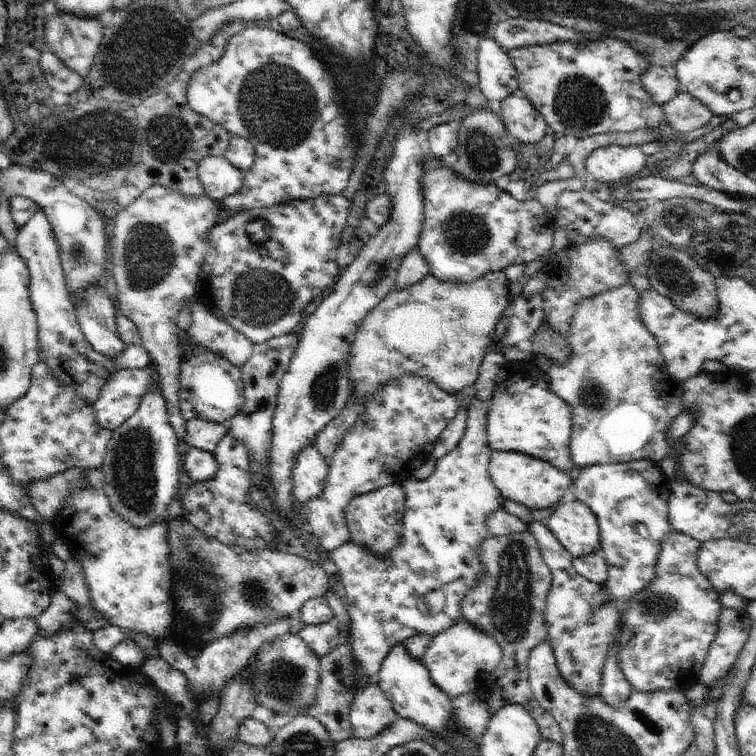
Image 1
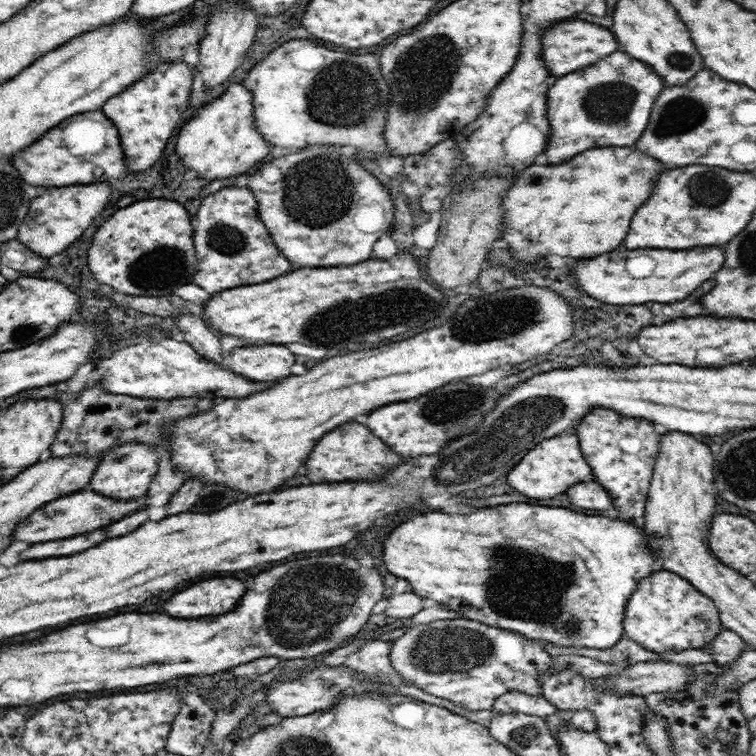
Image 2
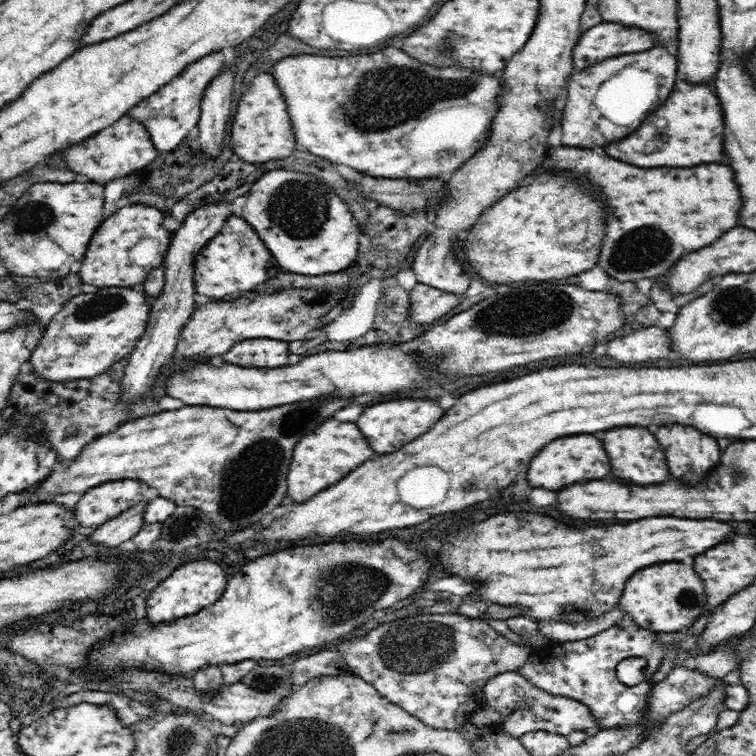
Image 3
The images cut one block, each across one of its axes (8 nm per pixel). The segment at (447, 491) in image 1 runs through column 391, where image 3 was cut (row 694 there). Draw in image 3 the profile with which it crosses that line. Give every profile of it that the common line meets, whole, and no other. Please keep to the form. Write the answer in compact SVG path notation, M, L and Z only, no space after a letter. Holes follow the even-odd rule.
M626 615L619 626L596 636L584 640L547 641L542 646L532 647L528 662L519 672L537 688L553 696L562 696L585 704L599 729L626 728L648 722L648 704L654 683L652 678L662 663L666 650L655 638L654 632L640 629ZM634 656L646 658L645 678L635 686L626 686L616 677L616 666L624 658Z

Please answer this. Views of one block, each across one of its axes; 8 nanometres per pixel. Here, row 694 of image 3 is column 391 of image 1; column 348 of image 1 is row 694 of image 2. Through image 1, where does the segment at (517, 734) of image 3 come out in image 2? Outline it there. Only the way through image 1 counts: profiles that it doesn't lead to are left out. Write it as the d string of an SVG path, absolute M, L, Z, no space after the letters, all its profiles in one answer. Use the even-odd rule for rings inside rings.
M509 692L500 697L491 708L493 714L516 714L516 712L524 712L539 716L540 718L548 718L558 712L554 704L547 701L543 696L531 696L530 694L522 694L520 692Z

